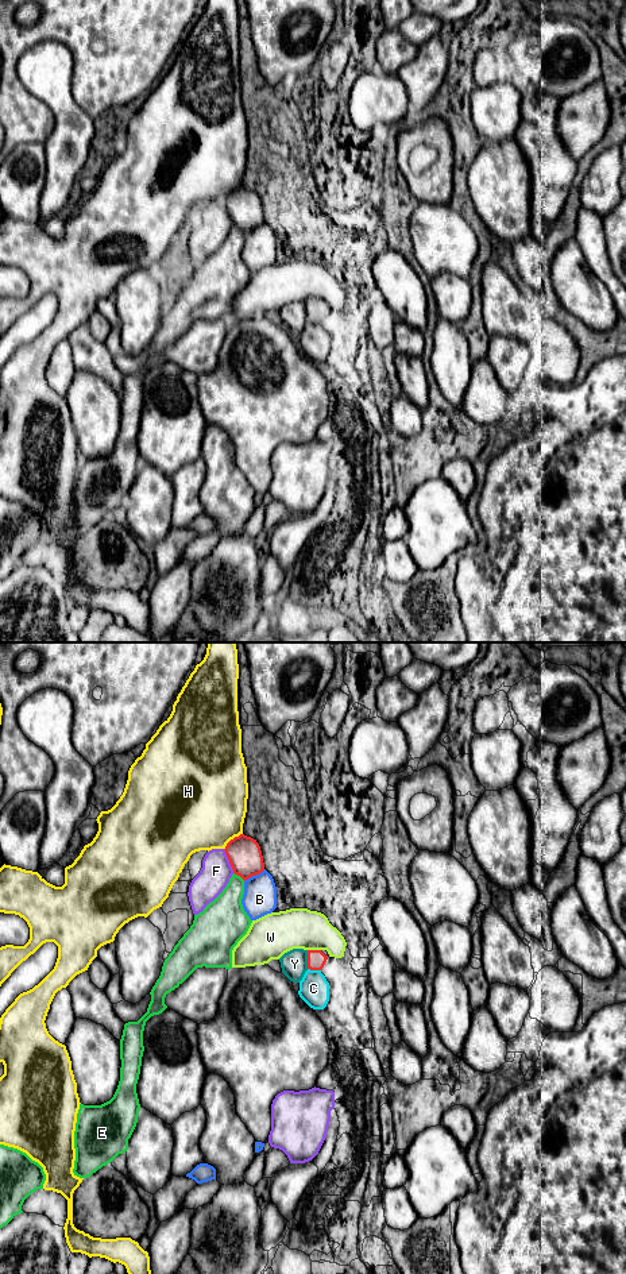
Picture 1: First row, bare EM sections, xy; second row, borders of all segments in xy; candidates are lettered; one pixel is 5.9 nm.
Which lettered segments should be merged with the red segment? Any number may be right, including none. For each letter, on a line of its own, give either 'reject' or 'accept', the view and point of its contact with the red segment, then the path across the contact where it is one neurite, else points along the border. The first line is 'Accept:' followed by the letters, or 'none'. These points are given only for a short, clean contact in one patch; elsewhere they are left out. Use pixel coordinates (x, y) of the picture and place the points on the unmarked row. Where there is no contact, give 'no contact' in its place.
Accept: none
B: reject; meets red in xy at (254, 227)
C: reject; meets red in xy at (315, 321)
E: reject; meets red in xy at (239, 227); border along xy (234, 224), (244, 232)
F: reject; meets red in xy at (230, 213)
H: reject; meets red in xy at (231, 192)
W: reject; meets red in xy at (315, 302); border along xy (308, 301), (320, 302)
Y: reject; meets red in xy at (308, 312)

